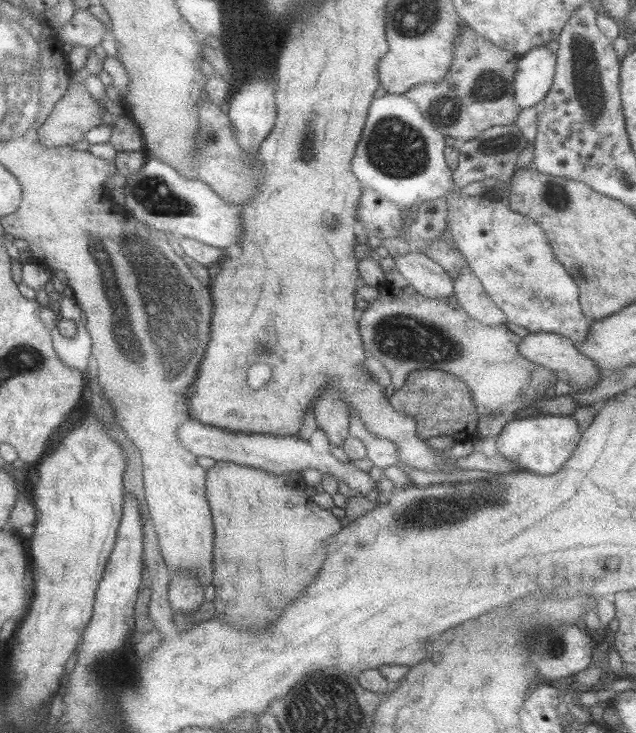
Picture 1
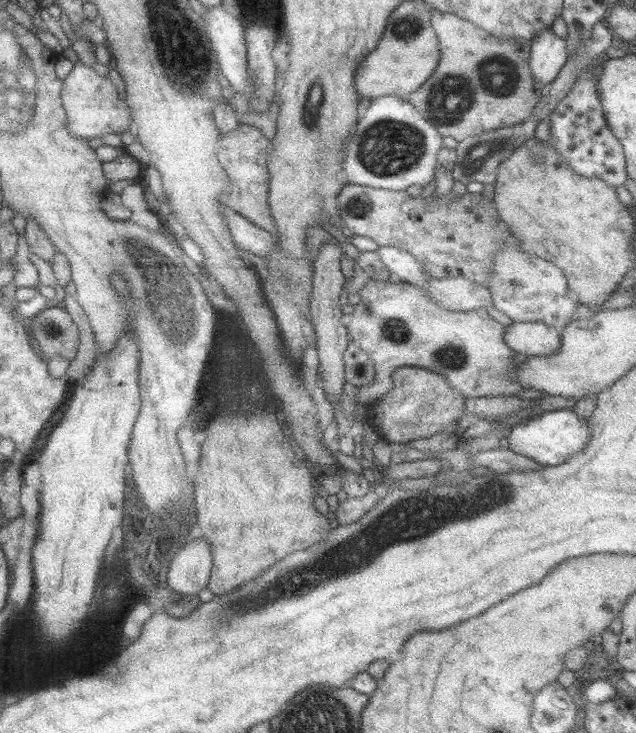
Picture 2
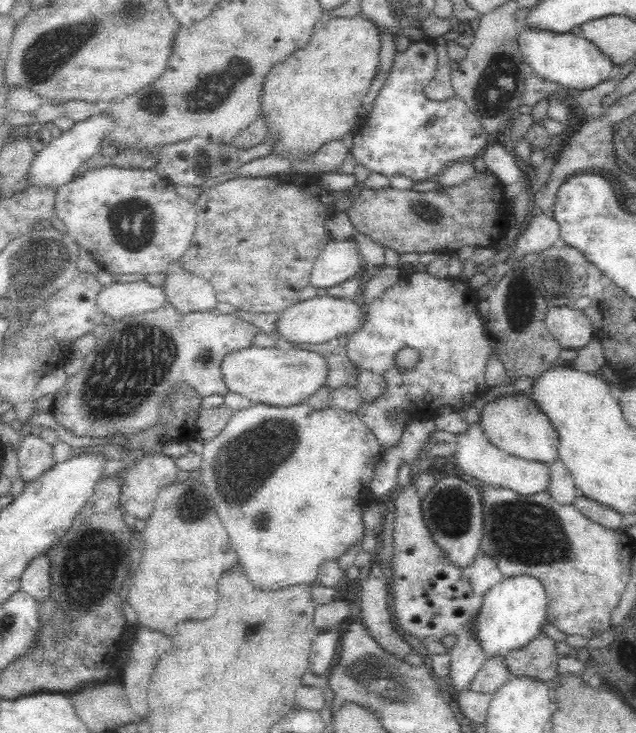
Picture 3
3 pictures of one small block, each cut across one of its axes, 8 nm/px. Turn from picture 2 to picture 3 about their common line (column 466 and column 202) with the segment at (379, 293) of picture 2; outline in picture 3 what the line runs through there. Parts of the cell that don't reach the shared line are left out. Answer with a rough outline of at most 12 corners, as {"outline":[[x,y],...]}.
{"outline":[[168,302],[105,326],[55,395],[76,437],[150,429],[185,382],[228,394],[253,324]]}

